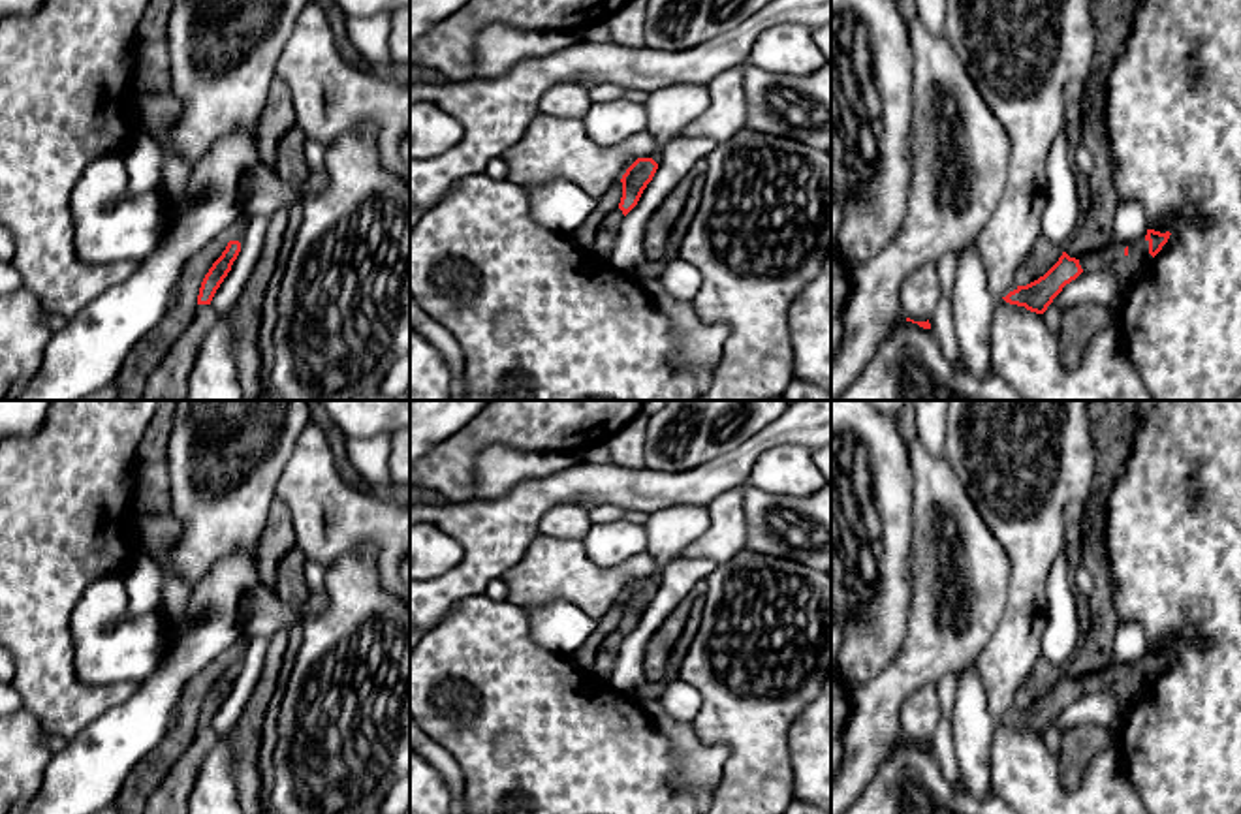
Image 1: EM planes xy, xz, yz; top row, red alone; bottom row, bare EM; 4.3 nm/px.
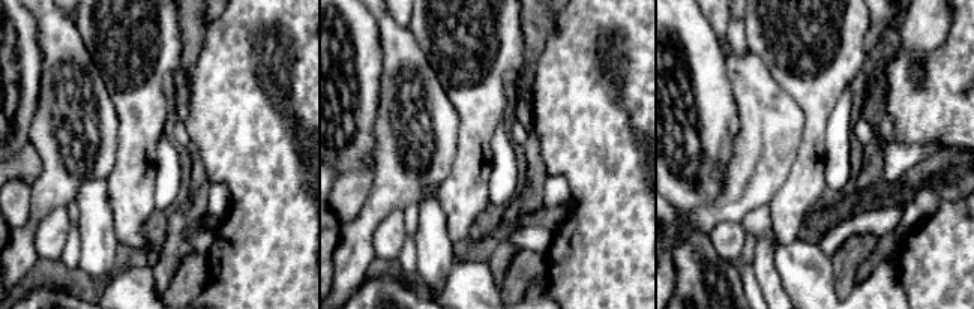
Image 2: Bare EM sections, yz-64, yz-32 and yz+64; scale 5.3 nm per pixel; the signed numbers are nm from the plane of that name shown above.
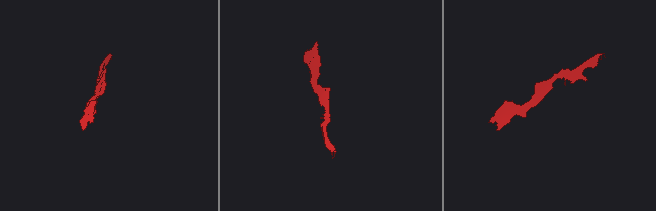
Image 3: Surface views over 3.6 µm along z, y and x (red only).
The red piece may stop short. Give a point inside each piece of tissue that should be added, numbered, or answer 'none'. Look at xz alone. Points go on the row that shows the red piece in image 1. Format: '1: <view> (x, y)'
none

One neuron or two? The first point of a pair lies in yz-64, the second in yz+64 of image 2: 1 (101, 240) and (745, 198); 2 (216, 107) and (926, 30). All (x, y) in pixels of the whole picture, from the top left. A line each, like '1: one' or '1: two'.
1: two
2: two

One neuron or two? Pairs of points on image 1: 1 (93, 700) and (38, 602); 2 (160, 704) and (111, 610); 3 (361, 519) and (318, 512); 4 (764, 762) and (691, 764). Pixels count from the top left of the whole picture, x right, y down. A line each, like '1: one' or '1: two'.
1: one
2: two
3: one
4: two

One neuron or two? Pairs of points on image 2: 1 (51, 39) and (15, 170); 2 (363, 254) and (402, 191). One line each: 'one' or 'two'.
1: two
2: one

